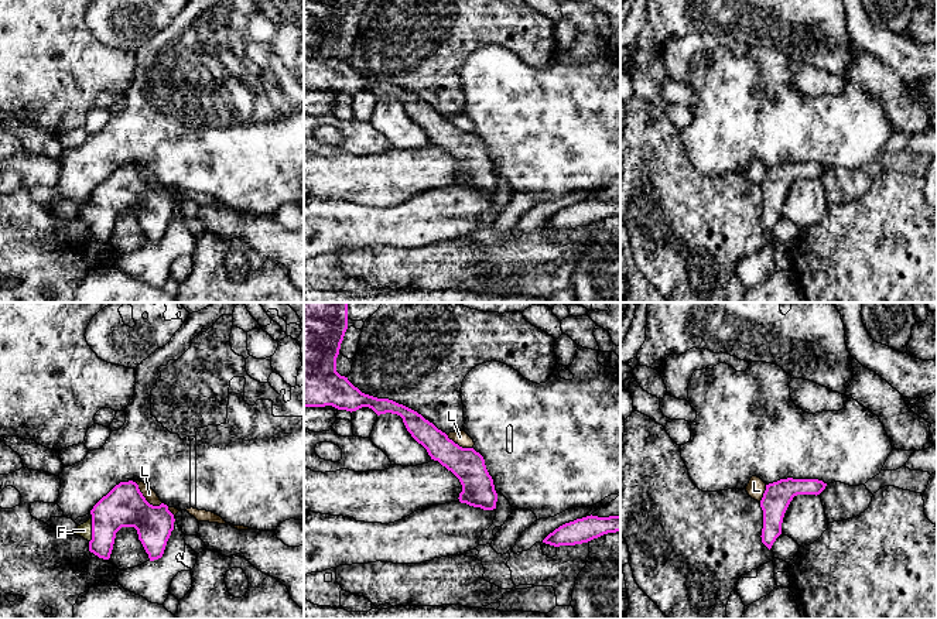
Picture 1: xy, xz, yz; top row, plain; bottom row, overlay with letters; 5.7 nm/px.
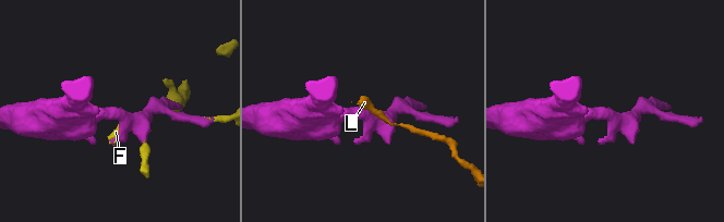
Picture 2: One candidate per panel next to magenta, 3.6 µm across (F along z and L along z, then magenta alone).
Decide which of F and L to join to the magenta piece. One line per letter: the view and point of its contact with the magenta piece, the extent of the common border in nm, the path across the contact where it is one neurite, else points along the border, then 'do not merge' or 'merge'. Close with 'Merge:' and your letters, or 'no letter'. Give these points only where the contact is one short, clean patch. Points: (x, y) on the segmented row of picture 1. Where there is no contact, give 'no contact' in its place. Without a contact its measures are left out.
F: contact xy (92, 530); length 140 nm; merge
L: contact xy (144, 498); length 220 nm; do not merge
Merge: F

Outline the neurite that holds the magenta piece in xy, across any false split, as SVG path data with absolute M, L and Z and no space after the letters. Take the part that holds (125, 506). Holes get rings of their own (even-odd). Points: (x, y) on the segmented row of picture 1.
M133 481L120 482L106 496L103 496L90 510L92 517L78 526L76 536L89 541L89 551L99 558L109 560L116 533L122 527L134 527L139 534L150 561L163 557L167 541L174 530L174 514L168 510L168 506L161 503L160 506L150 505L139 489L139 485Z

